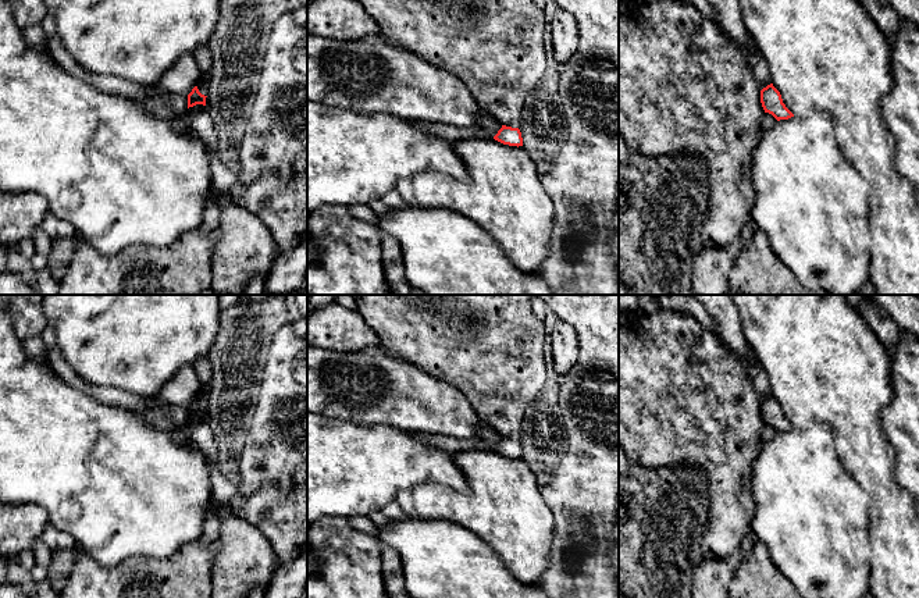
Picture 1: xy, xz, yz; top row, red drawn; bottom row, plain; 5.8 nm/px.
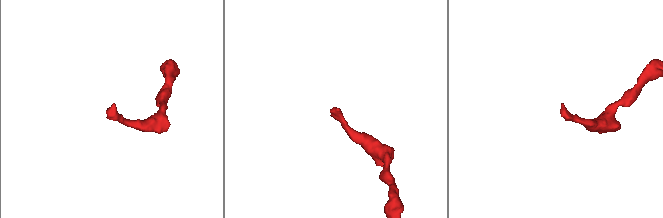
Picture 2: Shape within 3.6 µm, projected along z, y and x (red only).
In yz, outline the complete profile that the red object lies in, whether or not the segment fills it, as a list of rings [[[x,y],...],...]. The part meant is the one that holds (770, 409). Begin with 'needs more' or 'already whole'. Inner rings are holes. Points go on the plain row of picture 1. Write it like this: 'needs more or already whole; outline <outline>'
already whole; outline [[[773,395],[761,402],[761,414],[765,424],[772,426],[777,433],[794,428],[794,426],[783,414],[781,406]]]

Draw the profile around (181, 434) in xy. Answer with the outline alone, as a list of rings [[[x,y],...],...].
[[[196,416],[193,419],[189,419],[179,428],[172,430],[171,437],[181,444],[189,444],[190,442],[190,438],[189,438],[190,428],[203,421],[204,421],[203,416]]]

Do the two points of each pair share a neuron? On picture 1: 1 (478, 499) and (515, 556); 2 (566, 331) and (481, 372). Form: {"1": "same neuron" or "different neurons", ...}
{"1": "same neuron", "2": "different neurons"}

